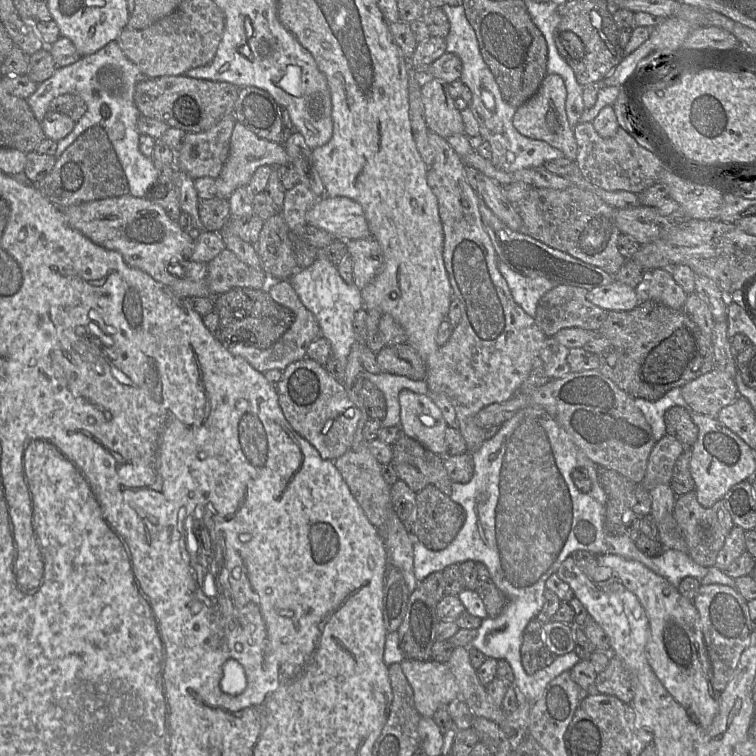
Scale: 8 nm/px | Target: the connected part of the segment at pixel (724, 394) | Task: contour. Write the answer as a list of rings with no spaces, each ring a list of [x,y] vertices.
[[[714,368],[683,385],[681,395],[692,412],[716,418],[719,411],[736,400],[739,393],[734,378]]]

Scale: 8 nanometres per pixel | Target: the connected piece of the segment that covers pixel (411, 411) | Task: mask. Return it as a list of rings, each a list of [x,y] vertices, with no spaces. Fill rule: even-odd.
[[[404,389],[398,399],[402,433],[437,455],[446,457],[445,431],[448,424],[431,396]]]

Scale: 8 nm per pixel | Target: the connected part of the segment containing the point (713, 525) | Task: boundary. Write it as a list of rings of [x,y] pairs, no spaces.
[[[692,490],[676,497],[672,514],[683,533],[688,547],[687,554],[691,559],[704,567],[715,566],[718,553],[734,527],[725,501],[721,499],[712,507],[705,508],[699,504],[695,490]]]

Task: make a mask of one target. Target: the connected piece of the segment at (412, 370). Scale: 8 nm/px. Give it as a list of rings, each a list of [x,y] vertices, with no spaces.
[[[408,343],[385,346],[376,354],[376,360],[381,372],[415,381],[426,379],[427,362]]]

